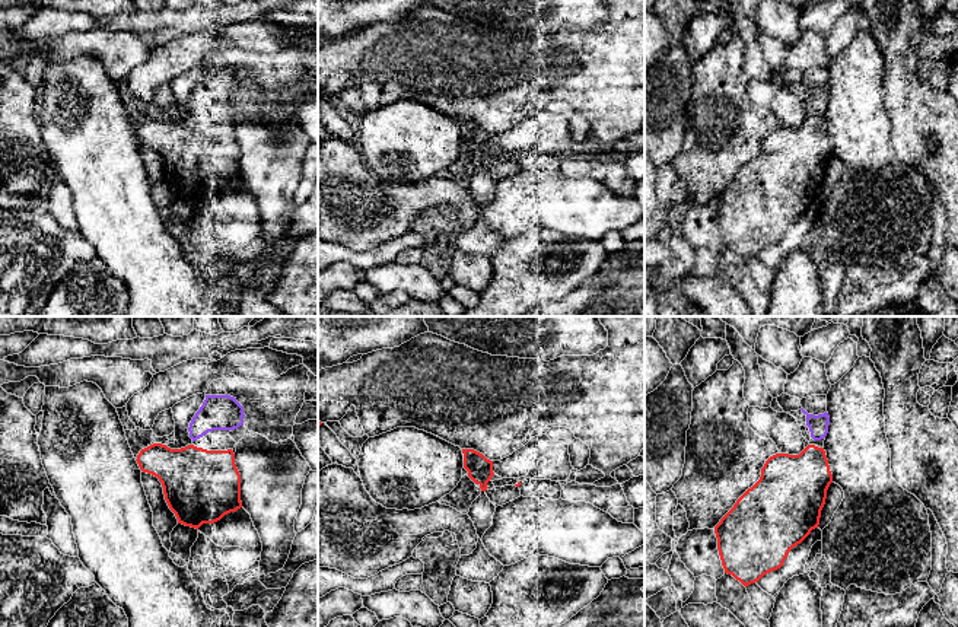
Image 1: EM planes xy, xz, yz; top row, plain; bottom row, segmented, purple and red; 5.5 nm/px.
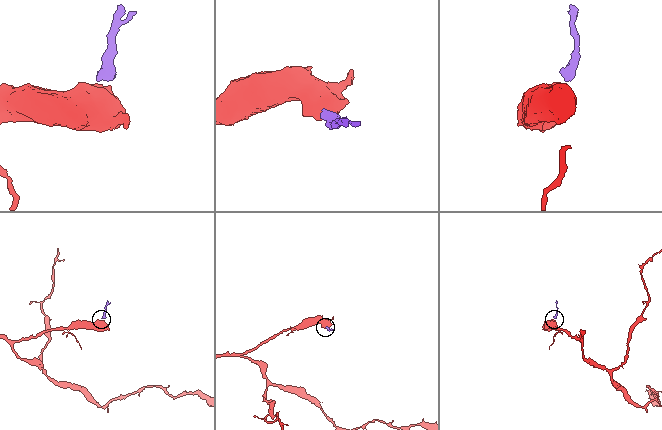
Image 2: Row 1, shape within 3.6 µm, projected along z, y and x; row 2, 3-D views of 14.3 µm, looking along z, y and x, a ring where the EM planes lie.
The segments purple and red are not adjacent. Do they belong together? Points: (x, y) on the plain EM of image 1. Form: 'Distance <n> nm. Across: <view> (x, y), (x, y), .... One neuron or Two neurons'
Distance 20 nm. Across: xy (193, 114), (193, 118). One neuron

